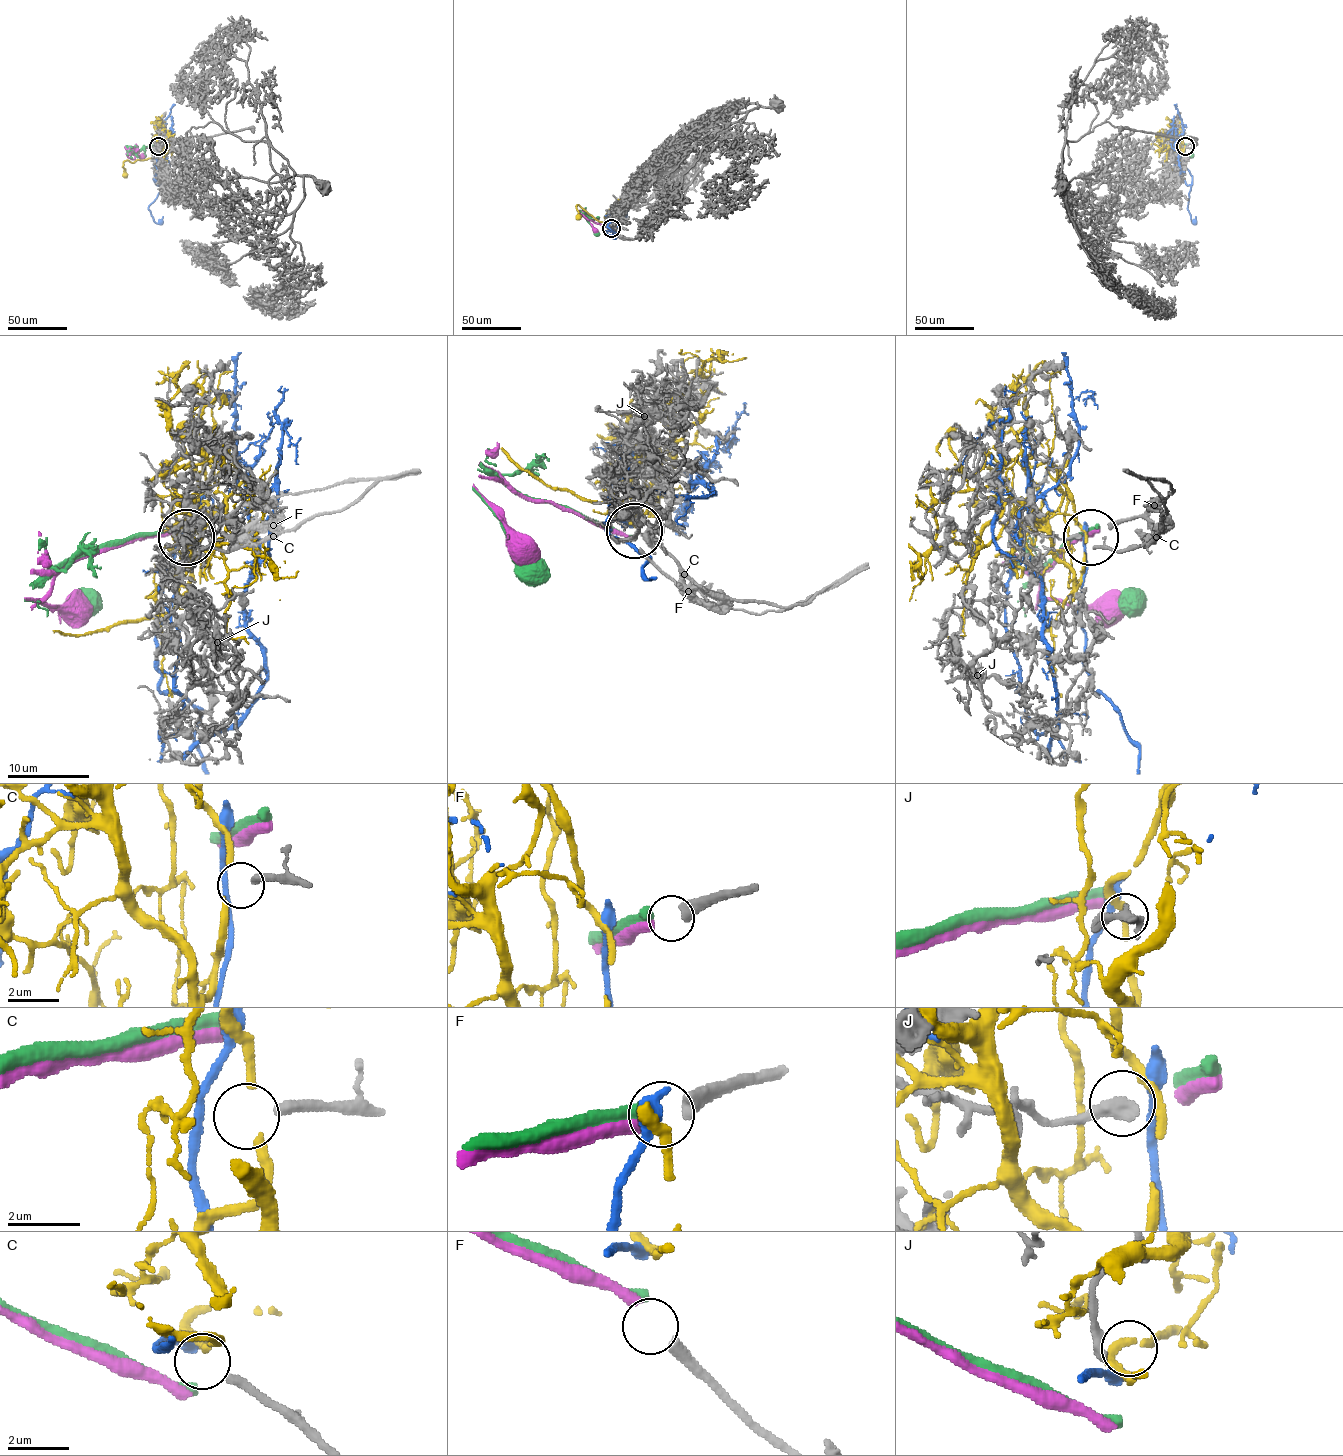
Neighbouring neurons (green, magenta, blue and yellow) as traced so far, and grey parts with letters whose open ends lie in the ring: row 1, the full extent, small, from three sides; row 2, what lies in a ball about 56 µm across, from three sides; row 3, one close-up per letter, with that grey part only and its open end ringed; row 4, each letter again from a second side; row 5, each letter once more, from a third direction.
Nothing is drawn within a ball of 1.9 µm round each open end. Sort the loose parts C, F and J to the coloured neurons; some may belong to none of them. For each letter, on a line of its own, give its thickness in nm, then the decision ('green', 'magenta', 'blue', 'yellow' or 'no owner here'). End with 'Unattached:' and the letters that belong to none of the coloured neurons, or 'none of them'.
C: calibre 280 nm; no owner here
F: calibre 440 nm; magenta
J: calibre 400 nm; no owner here
Unattached: C, J

